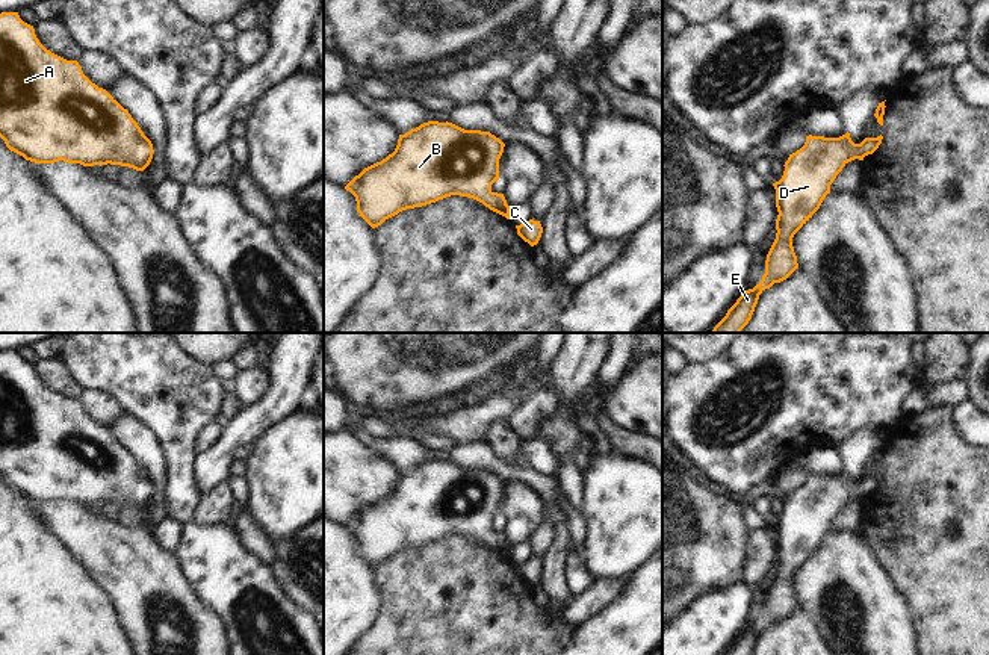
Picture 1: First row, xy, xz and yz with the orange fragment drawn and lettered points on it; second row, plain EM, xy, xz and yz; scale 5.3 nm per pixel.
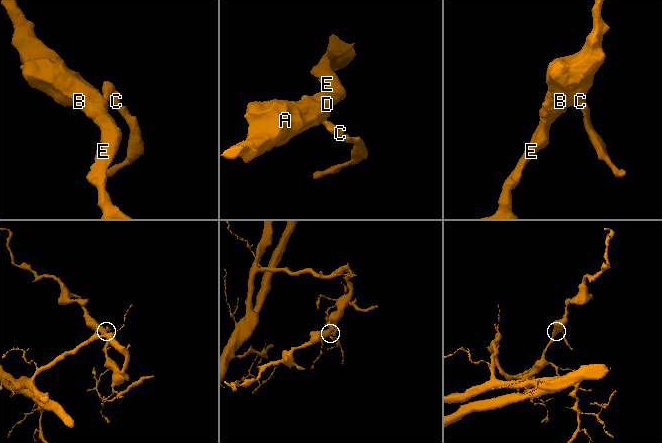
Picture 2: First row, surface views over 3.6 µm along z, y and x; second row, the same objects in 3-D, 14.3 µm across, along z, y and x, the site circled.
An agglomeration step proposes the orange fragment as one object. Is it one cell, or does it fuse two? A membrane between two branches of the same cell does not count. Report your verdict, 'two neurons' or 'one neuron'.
one neuron

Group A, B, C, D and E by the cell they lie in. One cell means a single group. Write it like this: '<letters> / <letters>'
A B C D E

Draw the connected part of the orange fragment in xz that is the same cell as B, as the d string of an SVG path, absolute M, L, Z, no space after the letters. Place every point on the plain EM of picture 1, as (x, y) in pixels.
M428 460L405 473L399 473L392 493L364 507L345 528L357 540L357 551L372 566L402 549L422 546L451 534L469 535L510 558L510 545L504 532L491 529L499 519L499 498L505 483L481 469L464 469L452 461Z

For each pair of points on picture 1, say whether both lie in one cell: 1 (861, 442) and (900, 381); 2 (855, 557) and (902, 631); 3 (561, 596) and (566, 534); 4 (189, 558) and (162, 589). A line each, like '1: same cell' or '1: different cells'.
1: different cells
2: same cell
3: same cell
4: different cells

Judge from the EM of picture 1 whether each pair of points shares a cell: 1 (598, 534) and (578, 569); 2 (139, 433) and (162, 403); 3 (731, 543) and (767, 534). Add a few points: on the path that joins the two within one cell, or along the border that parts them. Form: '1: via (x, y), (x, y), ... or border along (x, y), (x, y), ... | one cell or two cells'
1: border along (575, 546), (582, 557), (584, 568), (595, 580) | two cells
2: border along (124, 413), (139, 421), (151, 433), (164, 457) | two cells
3: border along (749, 531), (743, 574) | two cells

